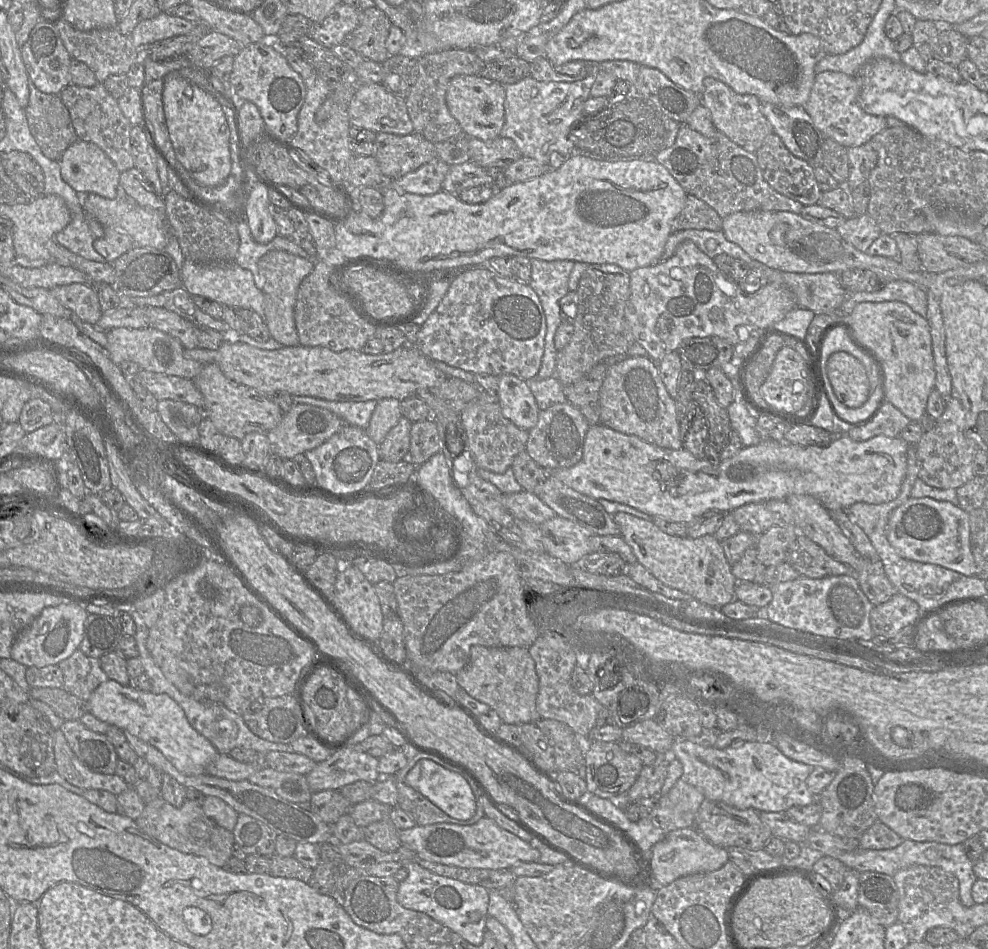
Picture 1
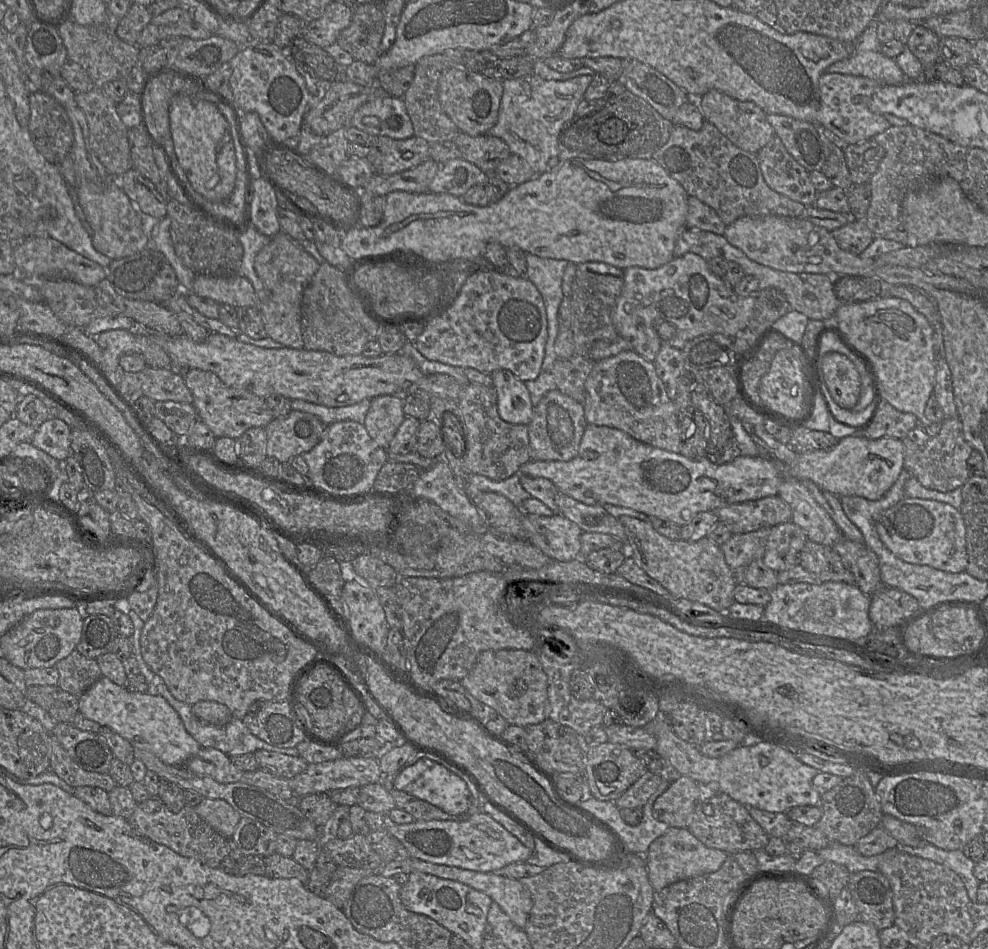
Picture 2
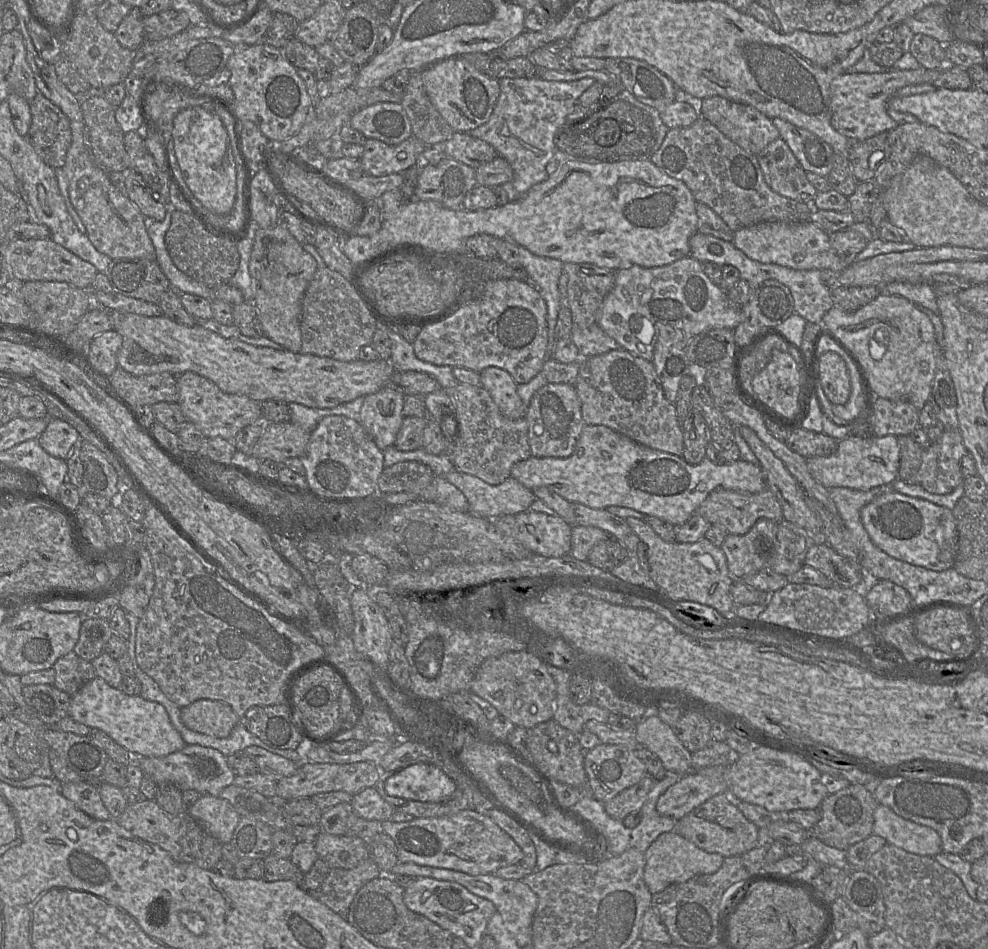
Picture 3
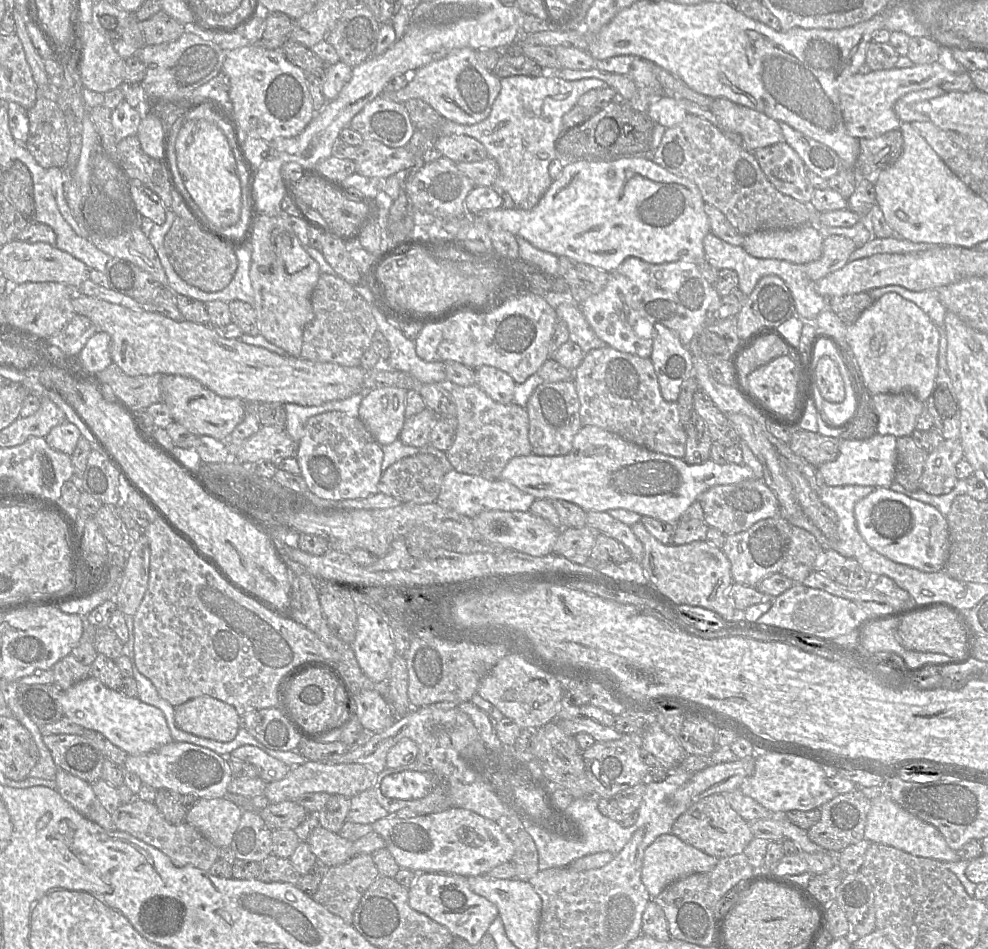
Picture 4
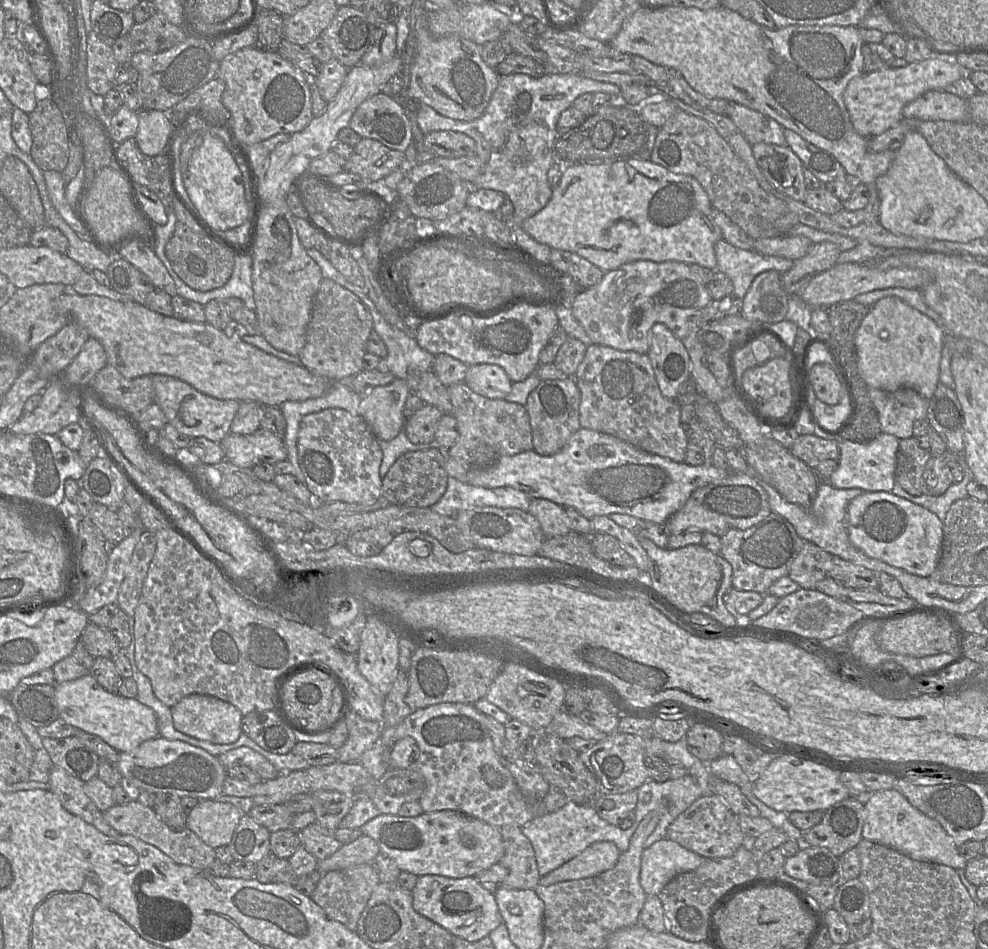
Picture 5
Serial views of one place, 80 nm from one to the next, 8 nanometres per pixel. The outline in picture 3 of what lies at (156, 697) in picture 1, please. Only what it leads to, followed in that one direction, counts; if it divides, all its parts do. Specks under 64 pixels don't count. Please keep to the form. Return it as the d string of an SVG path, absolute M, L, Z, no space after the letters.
M98 676L86 682L71 696L68 715L92 729L104 731L115 742L126 748L134 758L164 757L183 749L186 745L180 733L172 725L167 710L163 705L155 701L146 700L141 695L129 696L121 689L109 685Z

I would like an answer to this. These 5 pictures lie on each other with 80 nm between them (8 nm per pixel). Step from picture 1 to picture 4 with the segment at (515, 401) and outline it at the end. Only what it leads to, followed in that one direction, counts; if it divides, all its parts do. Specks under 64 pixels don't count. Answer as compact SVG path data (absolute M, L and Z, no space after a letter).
M489 365L475 370L475 385L492 400L501 404L513 403L515 381L506 372Z

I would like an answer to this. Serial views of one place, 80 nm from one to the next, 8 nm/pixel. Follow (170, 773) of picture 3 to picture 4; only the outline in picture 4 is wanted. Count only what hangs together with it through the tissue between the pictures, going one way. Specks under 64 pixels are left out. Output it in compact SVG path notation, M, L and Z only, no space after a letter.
M170 742L159 749L141 755L128 755L124 769L139 776L154 789L169 789L180 795L194 794L199 798L223 798L233 779L228 758L188 742Z

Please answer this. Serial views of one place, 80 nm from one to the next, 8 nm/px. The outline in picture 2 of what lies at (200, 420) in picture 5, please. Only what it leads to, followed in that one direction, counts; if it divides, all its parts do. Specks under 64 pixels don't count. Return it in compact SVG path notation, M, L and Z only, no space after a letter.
M189 369L183 379L191 391L197 417L213 432L216 438L239 438L250 428L265 428L274 416L266 405L265 398L260 398L244 389L225 385L214 373L200 369Z

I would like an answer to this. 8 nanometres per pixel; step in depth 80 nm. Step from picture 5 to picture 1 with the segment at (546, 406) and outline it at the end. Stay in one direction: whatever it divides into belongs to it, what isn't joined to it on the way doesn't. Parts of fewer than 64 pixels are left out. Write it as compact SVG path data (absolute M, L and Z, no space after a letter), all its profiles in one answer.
M571 403L553 404L545 410L539 410L537 424L528 430L526 451L546 471L571 467L582 459L588 428L589 424L581 411Z

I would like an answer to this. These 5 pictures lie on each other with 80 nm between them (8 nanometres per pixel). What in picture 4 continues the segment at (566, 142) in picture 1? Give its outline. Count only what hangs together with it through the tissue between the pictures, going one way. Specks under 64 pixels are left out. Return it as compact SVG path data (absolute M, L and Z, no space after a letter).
M552 73L538 77L509 76L501 78L500 84L500 93L485 120L474 125L462 125L440 115L436 137L451 134L468 135L481 142L489 157L495 159L499 165L499 175L492 187L507 192L515 208L531 210L552 183L548 167L558 157L555 141L564 130L562 117L577 104L584 93L609 86L596 78L568 81Z

